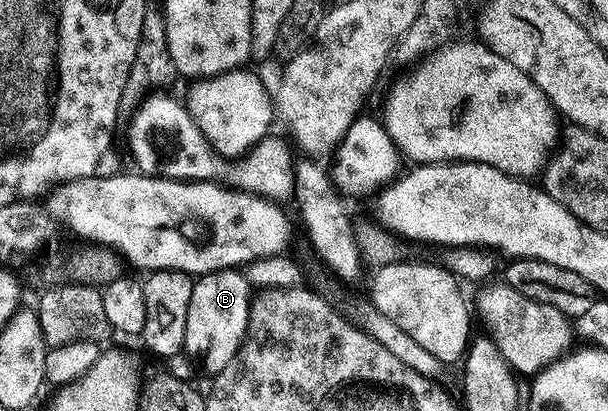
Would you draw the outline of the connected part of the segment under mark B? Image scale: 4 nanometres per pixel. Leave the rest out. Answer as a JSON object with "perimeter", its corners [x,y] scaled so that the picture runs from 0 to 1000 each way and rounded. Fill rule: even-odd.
{"perimeter":[[[370,652],[360,662],[339,662],[324,674],[316,706],[316,735],[309,735],[309,796],[303,800],[303,856],[314,878],[332,876],[332,895],[345,920],[359,912],[375,881],[395,852],[398,827],[405,818],[405,796],[411,771],[411,732],[414,727],[414,693],[396,659]]]}

